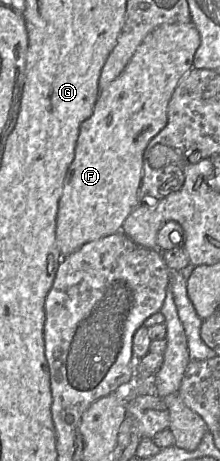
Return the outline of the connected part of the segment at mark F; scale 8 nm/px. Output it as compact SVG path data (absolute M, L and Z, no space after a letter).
M193 22L163 24L145 37L122 73L99 93L93 113L80 125L74 159L66 173L58 203L56 244L63 257L90 241L120 232L126 218L139 205L144 151L166 126L169 101L180 80L193 67L200 43Z

